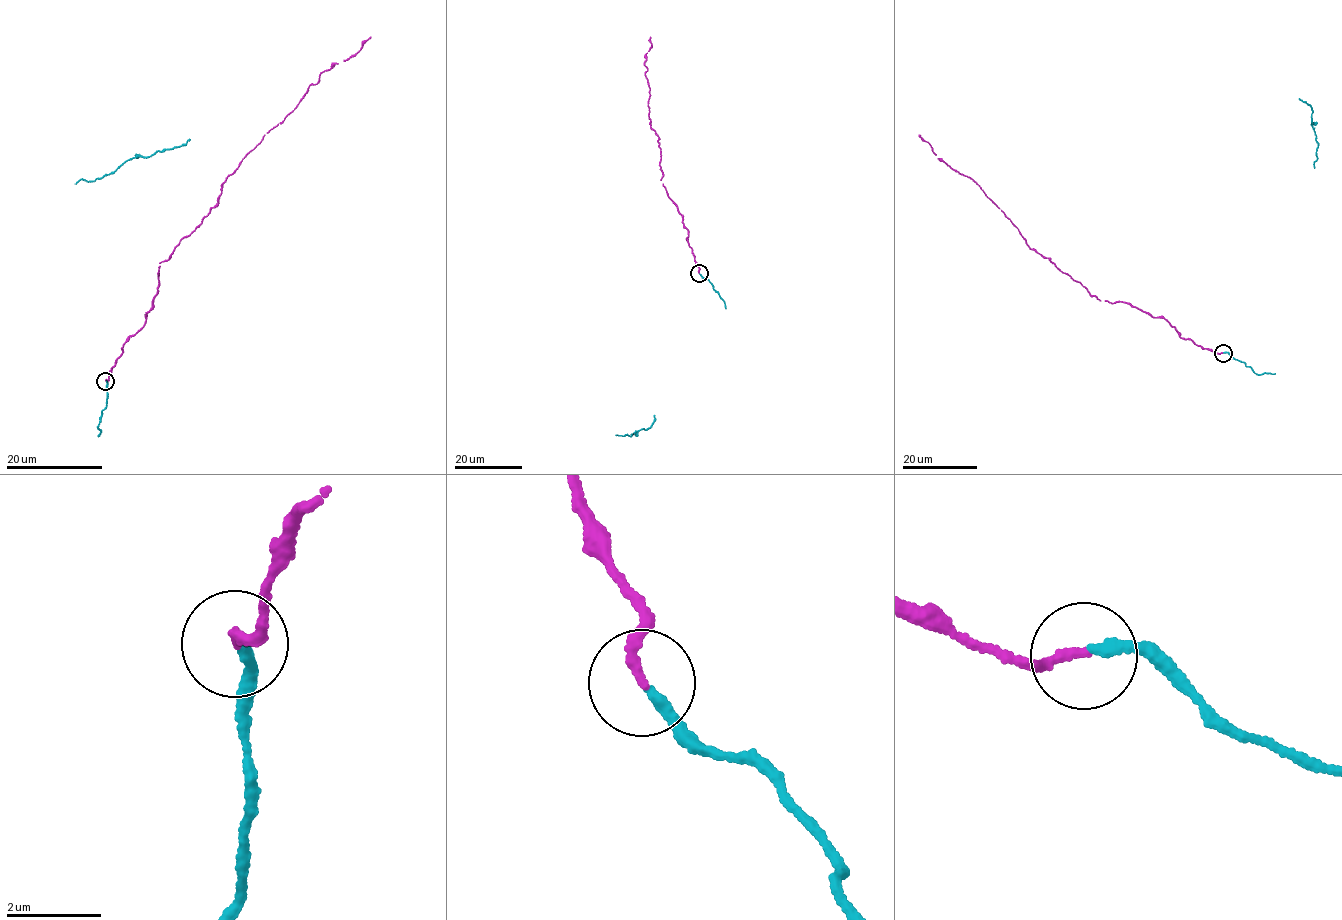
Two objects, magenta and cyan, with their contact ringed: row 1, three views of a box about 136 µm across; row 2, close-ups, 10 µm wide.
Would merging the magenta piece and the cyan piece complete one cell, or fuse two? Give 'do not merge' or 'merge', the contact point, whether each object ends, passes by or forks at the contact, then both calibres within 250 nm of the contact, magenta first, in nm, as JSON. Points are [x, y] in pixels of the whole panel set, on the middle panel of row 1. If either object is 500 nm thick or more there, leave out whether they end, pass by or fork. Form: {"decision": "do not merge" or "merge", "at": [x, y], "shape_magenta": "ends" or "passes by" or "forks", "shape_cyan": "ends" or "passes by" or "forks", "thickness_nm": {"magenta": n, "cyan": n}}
{"decision": "merge", "at": [699, 273], "shape_magenta": "ends", "shape_cyan": "ends", "thickness_nm": {"magenta": 180, "cyan": 200}}

